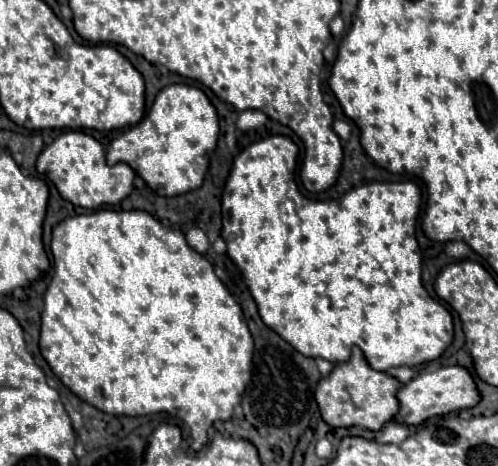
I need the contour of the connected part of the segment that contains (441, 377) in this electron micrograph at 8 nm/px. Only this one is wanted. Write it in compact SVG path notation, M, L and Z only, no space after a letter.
M455 365L455 367L443 367L433 373L421 373L413 377L409 383L401 385L401 389L397 391L397 401L399 401L399 413L395 419L405 425L419 425L429 417L445 415L451 411L459 411L459 409L477 405L479 393L477 393L471 373Z

